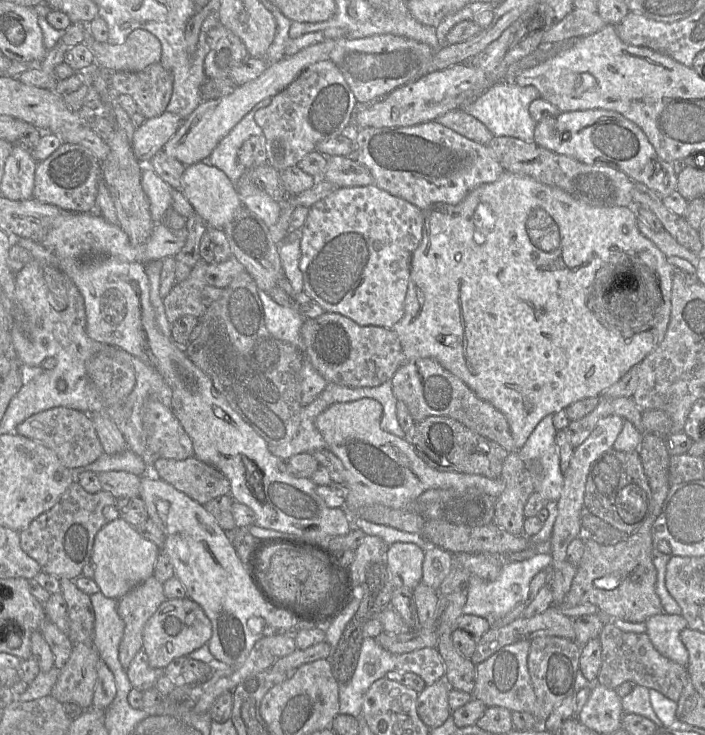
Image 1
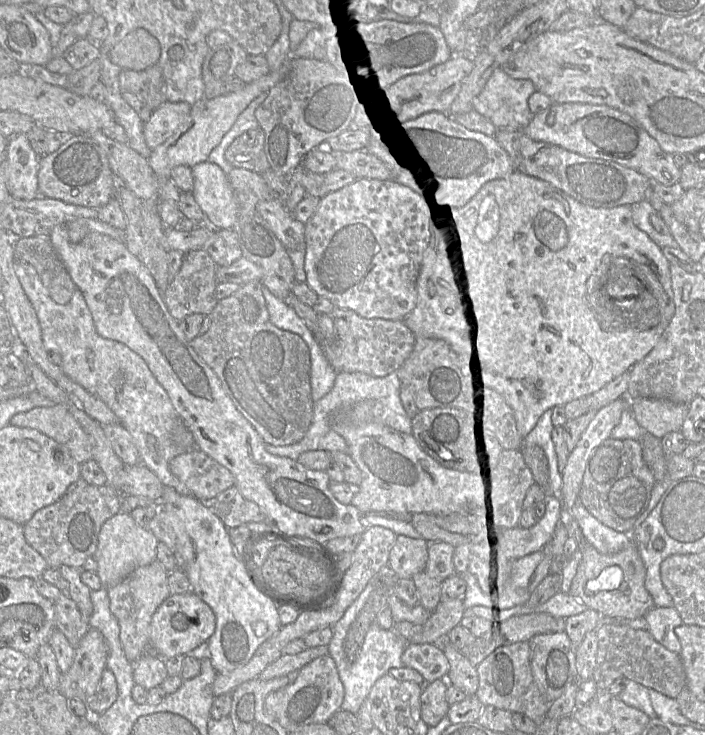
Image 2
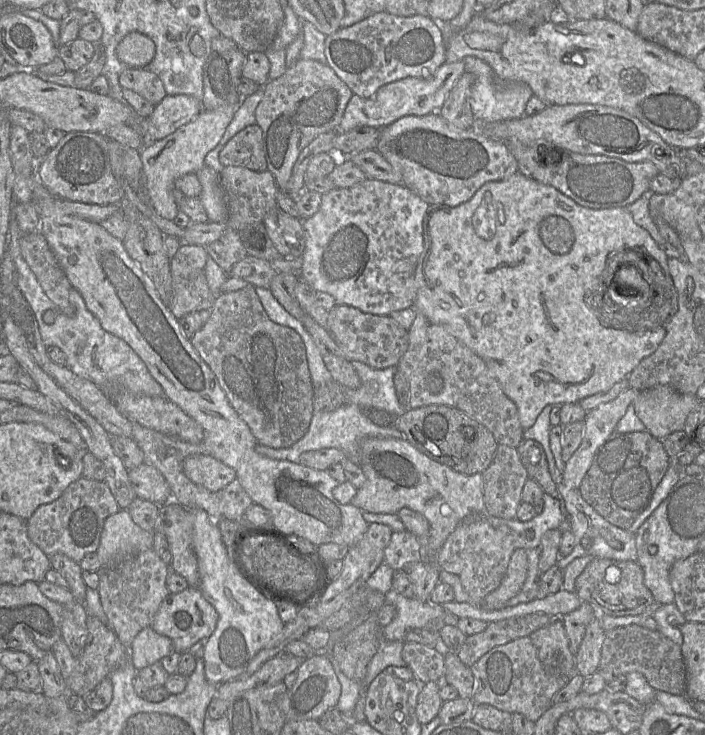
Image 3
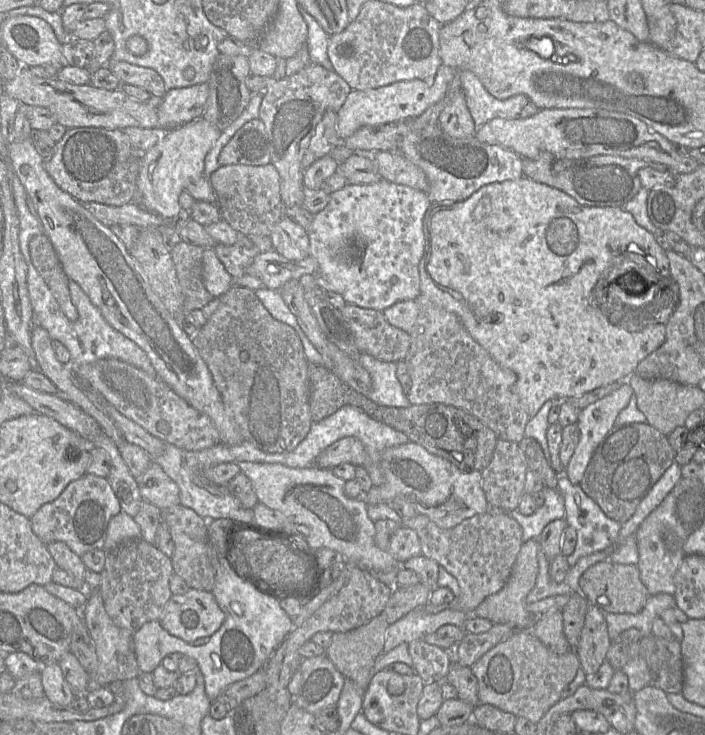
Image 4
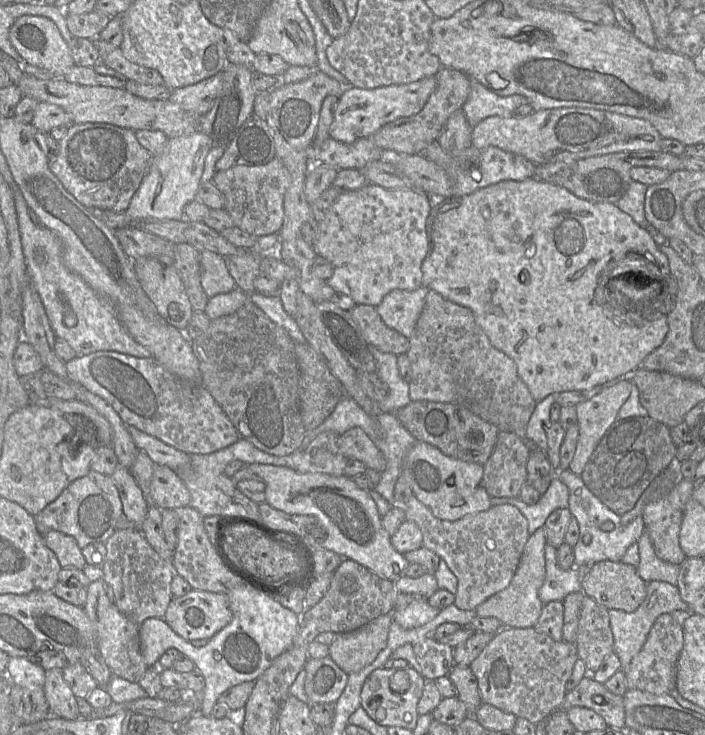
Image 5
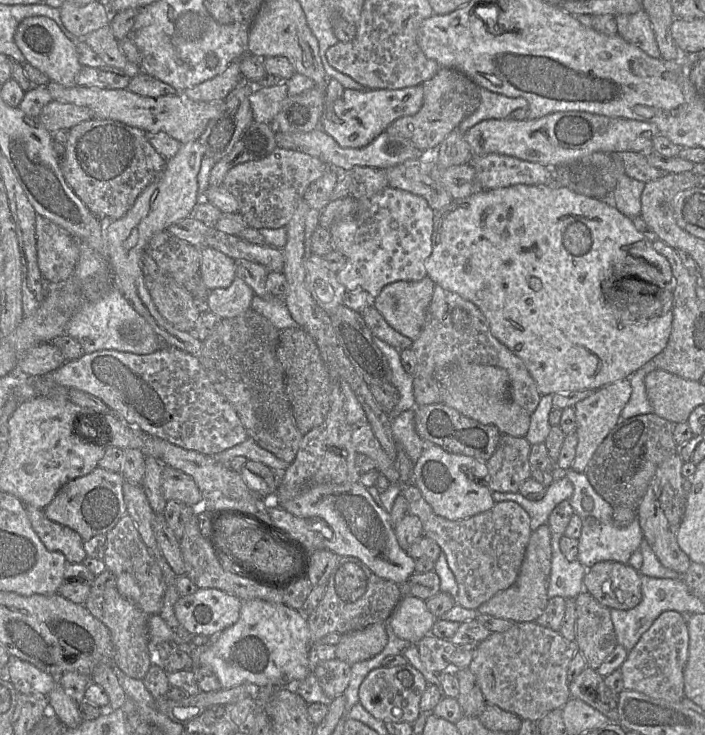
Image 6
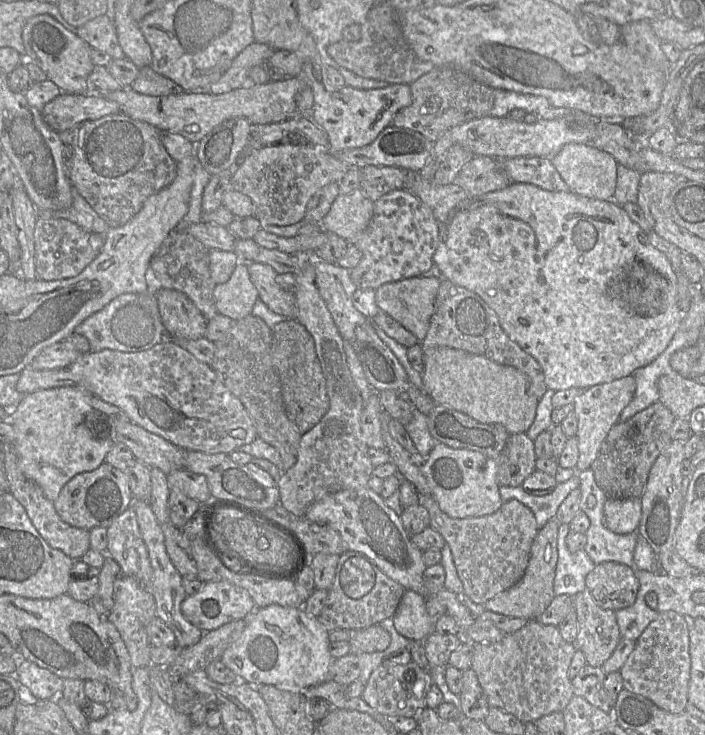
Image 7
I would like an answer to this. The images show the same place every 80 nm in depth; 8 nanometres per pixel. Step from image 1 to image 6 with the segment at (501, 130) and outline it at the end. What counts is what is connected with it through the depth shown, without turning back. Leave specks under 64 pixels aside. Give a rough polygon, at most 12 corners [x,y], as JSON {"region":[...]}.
{"region":[[480,87],[481,102],[459,125],[461,132],[488,119],[506,119],[528,108],[511,98]]}

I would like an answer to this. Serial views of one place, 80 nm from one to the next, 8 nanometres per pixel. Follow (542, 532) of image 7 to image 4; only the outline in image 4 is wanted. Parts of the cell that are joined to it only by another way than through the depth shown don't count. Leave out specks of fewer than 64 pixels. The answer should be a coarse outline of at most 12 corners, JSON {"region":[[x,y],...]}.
{"region":[[538,539],[523,542],[504,587],[474,615],[531,630],[527,595],[539,571]]}

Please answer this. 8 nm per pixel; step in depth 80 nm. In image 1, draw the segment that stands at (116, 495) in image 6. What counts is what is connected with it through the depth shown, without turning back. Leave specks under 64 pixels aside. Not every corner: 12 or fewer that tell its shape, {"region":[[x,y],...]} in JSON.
{"region":[[77,481],[19,533],[42,572],[77,579],[103,509],[117,498]]}

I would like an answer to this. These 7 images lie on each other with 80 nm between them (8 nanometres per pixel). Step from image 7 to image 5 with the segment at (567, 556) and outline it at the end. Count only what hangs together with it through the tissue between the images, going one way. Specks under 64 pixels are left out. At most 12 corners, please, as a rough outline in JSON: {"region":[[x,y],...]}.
{"region":[[545,546],[543,604],[582,590],[579,569],[561,569],[557,548]]}

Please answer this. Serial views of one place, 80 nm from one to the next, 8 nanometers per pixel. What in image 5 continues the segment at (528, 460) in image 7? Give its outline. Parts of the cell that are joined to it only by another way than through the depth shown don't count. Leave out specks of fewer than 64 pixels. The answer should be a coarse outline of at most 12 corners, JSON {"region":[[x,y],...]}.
{"region":[[502,432],[484,466],[490,497],[519,497],[530,447]]}

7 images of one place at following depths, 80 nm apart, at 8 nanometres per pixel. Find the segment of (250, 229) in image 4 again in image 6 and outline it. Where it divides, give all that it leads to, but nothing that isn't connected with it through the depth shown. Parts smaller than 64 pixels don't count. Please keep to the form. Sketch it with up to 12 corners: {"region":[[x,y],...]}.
{"region":[[277,147],[222,186],[248,227],[290,222],[329,166]]}

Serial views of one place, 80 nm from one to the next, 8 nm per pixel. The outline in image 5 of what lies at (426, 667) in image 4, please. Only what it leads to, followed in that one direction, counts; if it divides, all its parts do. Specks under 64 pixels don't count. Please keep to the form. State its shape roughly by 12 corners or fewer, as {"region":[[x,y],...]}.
{"region":[[428,636],[413,645],[426,680],[448,676],[454,648]]}

